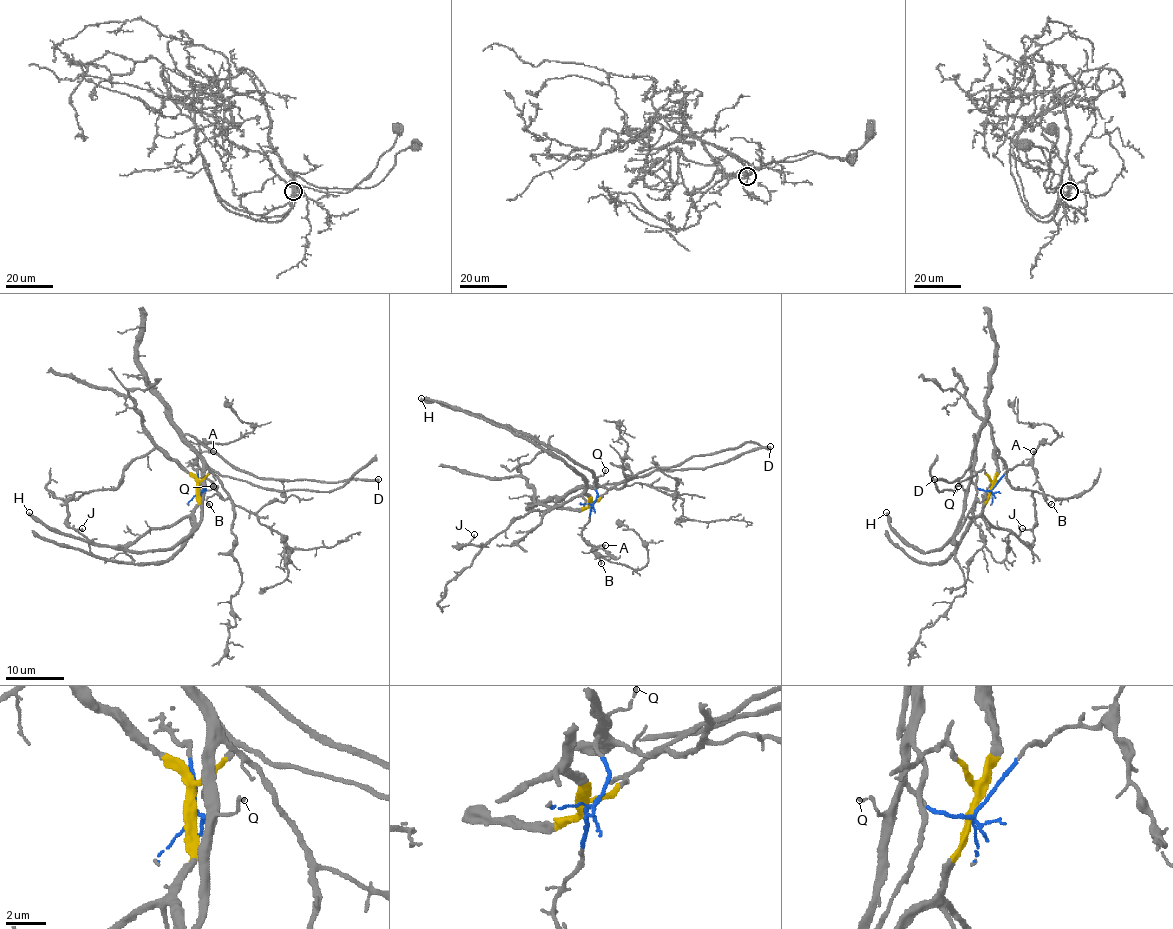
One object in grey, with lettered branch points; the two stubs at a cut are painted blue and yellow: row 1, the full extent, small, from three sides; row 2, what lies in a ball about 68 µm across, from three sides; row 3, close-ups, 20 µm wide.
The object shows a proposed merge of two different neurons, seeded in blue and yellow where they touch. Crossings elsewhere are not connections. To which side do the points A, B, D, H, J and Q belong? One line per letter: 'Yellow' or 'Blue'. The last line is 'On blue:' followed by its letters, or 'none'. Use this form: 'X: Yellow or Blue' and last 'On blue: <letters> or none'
A: Blue
B: Blue
D: Blue
H: Blue
J: Yellow
Q: Blue
On blue: A, B, D, H, Q

